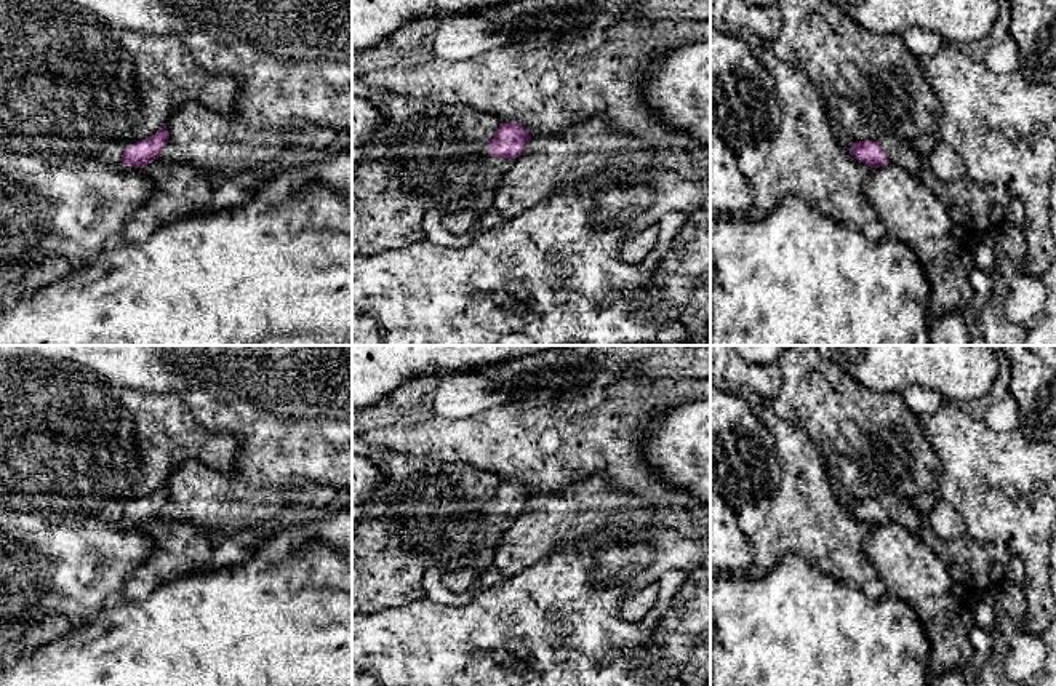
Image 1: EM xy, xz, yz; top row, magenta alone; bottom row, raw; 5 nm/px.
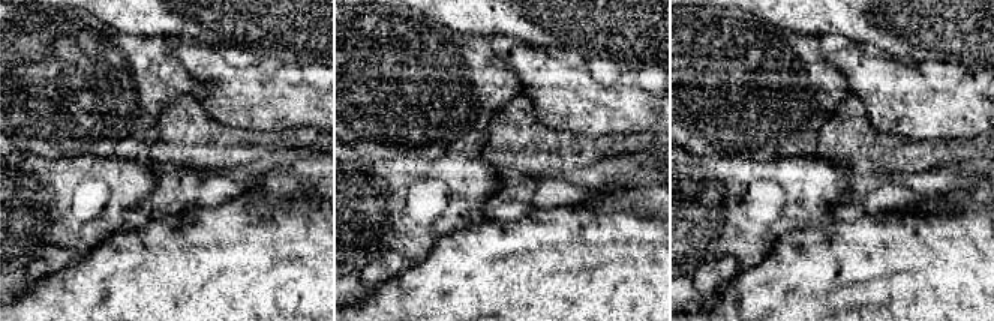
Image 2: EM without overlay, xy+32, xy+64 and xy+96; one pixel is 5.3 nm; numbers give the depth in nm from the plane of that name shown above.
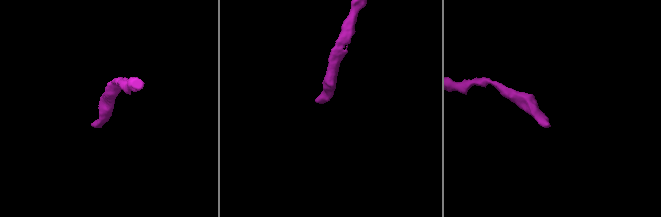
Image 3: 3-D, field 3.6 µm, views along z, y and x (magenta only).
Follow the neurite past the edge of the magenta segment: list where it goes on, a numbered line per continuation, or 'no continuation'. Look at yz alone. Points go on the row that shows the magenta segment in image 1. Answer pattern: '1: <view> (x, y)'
1: yz (903, 154)

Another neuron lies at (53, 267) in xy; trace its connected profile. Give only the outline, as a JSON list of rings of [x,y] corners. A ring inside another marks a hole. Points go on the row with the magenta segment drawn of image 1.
[[[51,254],[27,272],[24,278],[26,291],[35,291],[51,285],[66,277],[72,269],[67,259]]]

